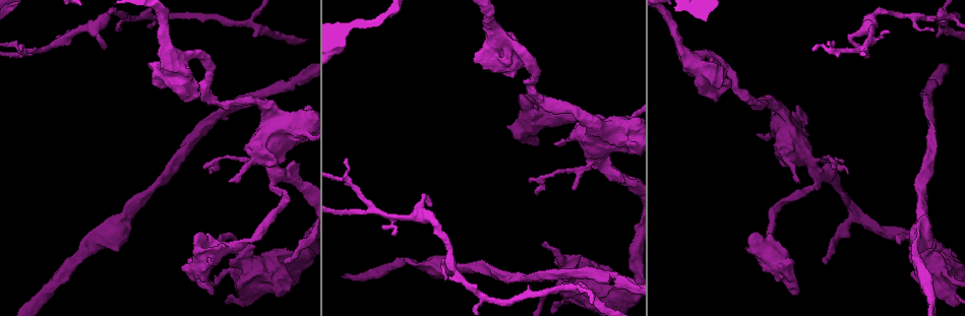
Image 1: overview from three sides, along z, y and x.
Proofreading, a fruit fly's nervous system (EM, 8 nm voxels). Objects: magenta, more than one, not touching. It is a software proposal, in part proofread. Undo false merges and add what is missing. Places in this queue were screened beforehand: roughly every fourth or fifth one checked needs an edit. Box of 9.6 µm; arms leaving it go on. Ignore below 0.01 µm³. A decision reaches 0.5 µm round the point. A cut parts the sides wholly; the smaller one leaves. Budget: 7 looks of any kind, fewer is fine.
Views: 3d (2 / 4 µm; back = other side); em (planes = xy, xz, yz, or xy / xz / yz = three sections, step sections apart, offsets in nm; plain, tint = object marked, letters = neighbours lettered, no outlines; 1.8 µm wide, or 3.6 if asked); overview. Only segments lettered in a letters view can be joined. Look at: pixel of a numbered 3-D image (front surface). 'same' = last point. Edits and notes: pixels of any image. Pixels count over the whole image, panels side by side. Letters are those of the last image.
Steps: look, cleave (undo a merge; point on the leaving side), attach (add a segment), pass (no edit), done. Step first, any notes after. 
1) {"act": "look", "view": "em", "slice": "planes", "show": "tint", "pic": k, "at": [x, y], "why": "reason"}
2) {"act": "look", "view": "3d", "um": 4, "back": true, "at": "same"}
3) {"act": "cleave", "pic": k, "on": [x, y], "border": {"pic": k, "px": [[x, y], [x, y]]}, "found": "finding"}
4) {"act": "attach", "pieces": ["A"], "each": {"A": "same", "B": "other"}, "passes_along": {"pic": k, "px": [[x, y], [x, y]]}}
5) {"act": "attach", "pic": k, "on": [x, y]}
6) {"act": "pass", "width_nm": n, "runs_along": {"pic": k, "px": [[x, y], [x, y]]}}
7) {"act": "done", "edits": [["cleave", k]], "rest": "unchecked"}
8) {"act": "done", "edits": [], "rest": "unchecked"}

{"act": "look", "view": "3d", "um": 4, "pic": 1, "at": [916, 235], "why": "free end"}

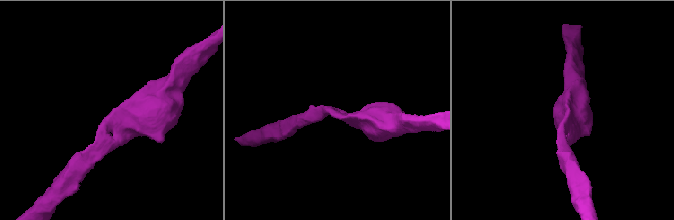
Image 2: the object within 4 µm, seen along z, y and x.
{"act": "look", "view": "em", "slice": "planes", "show": "letters", "pic": 2, "at": [564, 119], "why": "shape alone is not enough"}

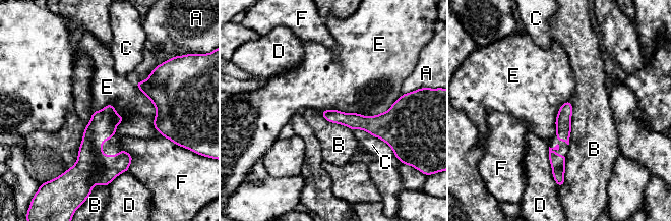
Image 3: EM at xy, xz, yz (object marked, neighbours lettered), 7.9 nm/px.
{"act": "pass", "width_nm": 130, "each": {"A": "other", "B": "other", "C": "other", "D": "other", "E": "other", "F": "other"}, "border": {"pic": 3, "px": [[402, 94], [374, 115], [320, 112]]}, "found": "no lettered segment goes on from it"}

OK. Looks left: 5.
{"act": "look", "view": "3d", "um": 2, "pic": 1, "at": [48, 49], "why": "a fork"}

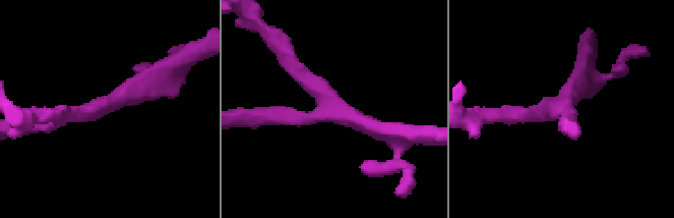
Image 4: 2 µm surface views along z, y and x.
{"act": "look", "view": "em", "slice": "xy", "step": 8, "show": "tint", "pic": 4, "at": [554, 109]}

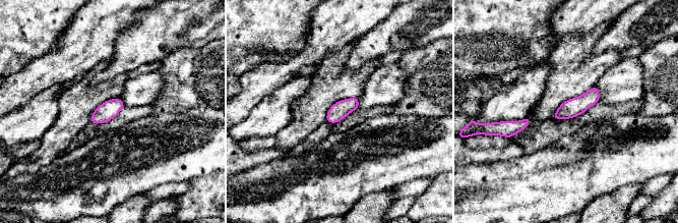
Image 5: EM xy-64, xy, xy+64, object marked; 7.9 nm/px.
{"act": "look", "view": "em", "slice": "planes", "show": "letters", "at": "same", "why": "another direction"}

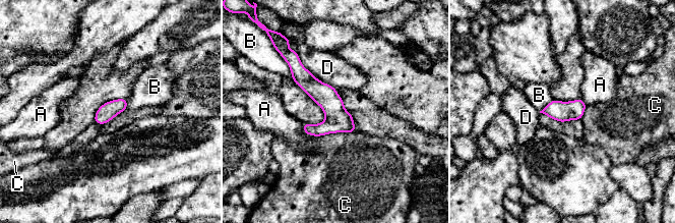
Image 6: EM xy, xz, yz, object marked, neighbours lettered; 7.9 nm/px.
{"act": "pass", "each": {"A": "other", "B": "other", "C": "other", "D": "other"}, "border": {"pic": 6, "px": [[286, 62], [292, 77]]}, "found": "all the same neuron"}

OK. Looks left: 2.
{"act": "look", "view": "3d", "um": 2, "pic": 1, "at": [105, 49], "why": "thin end"}

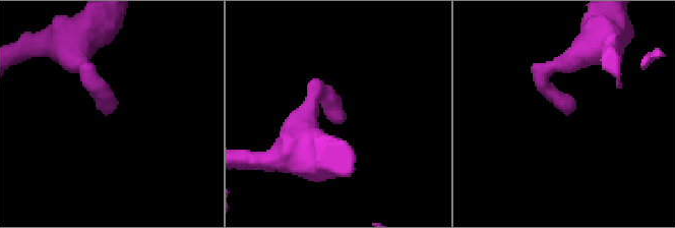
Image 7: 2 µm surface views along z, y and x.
{"act": "look", "view": "em", "slice": "planes", "show": "letters", "pic": 7, "at": [338, 115]}

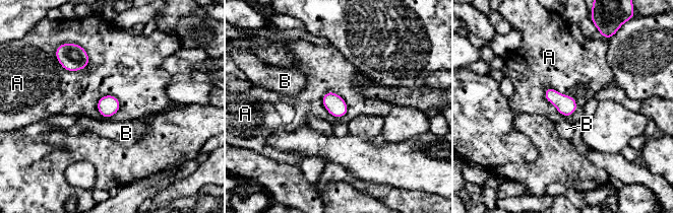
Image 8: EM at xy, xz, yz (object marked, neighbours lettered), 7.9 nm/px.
{"act": "pass", "each": {"A": "other", "B": "other"}, "found": "none of them fits"}

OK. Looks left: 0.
{"act": "done", "edits": [], "rest": "unchecked"}

